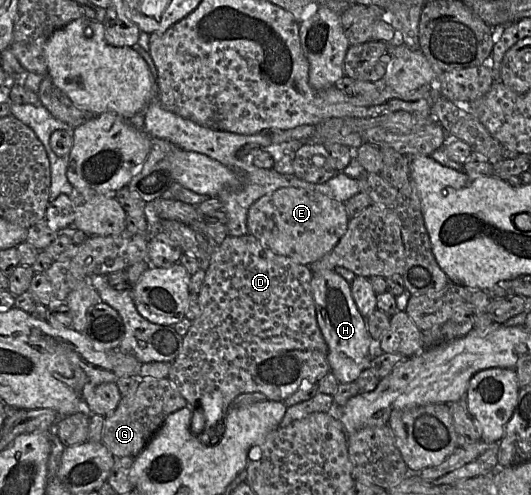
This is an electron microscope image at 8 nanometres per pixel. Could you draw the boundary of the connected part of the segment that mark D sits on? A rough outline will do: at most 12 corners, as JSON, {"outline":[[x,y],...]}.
{"outline":[[216,247],[168,379],[284,401],[330,372],[307,265]]}

